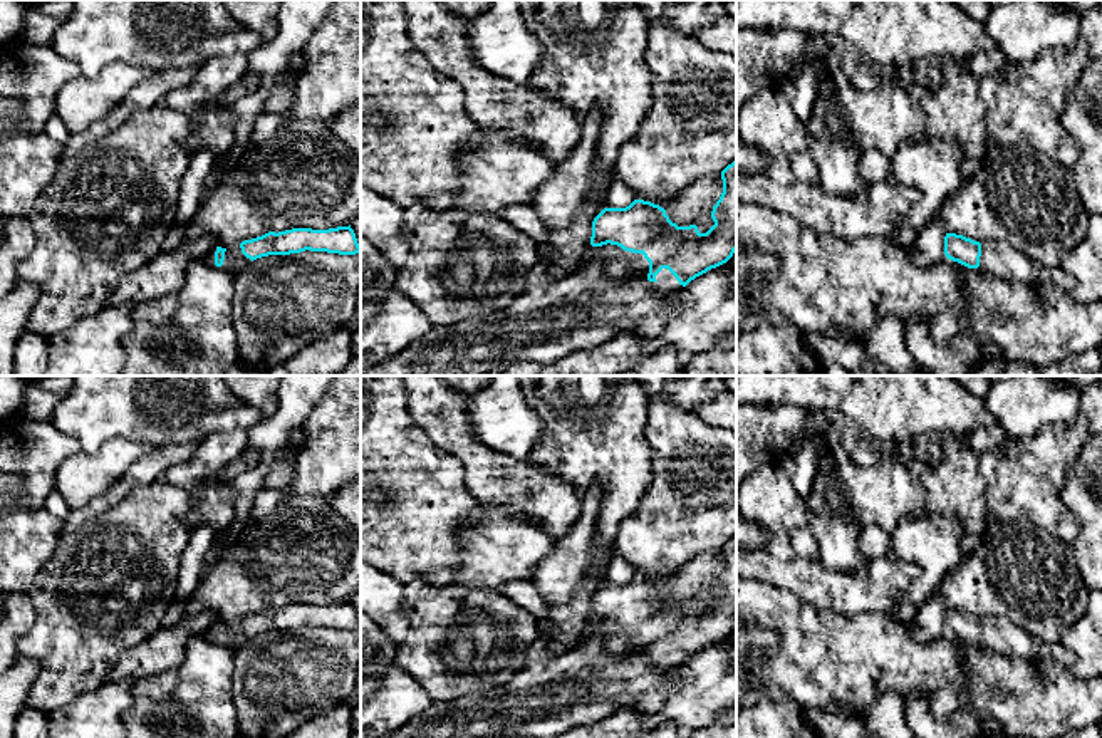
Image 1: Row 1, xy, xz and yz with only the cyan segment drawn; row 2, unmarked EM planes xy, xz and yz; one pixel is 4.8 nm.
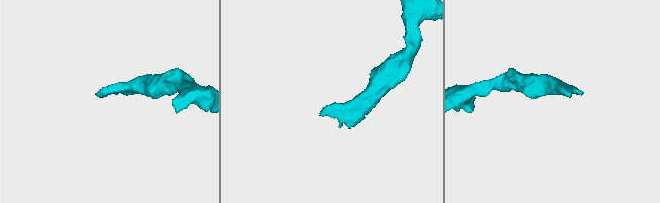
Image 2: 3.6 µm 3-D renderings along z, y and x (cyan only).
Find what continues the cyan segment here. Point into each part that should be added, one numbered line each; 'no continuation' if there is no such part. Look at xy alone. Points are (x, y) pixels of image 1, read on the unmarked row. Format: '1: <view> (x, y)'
1: xy (235, 636)

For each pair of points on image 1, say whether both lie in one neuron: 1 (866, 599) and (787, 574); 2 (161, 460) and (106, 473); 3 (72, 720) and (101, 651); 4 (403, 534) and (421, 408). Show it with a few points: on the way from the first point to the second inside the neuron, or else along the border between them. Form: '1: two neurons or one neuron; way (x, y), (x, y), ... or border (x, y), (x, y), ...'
1: one neuron; way (846, 592), (817, 586), (807, 577)
2: two neurons; border (151, 450), (99, 495)
3: two neurons; border (108, 678), (51, 715)
4: two neurons; border (405, 393), (410, 418), (448, 453)

